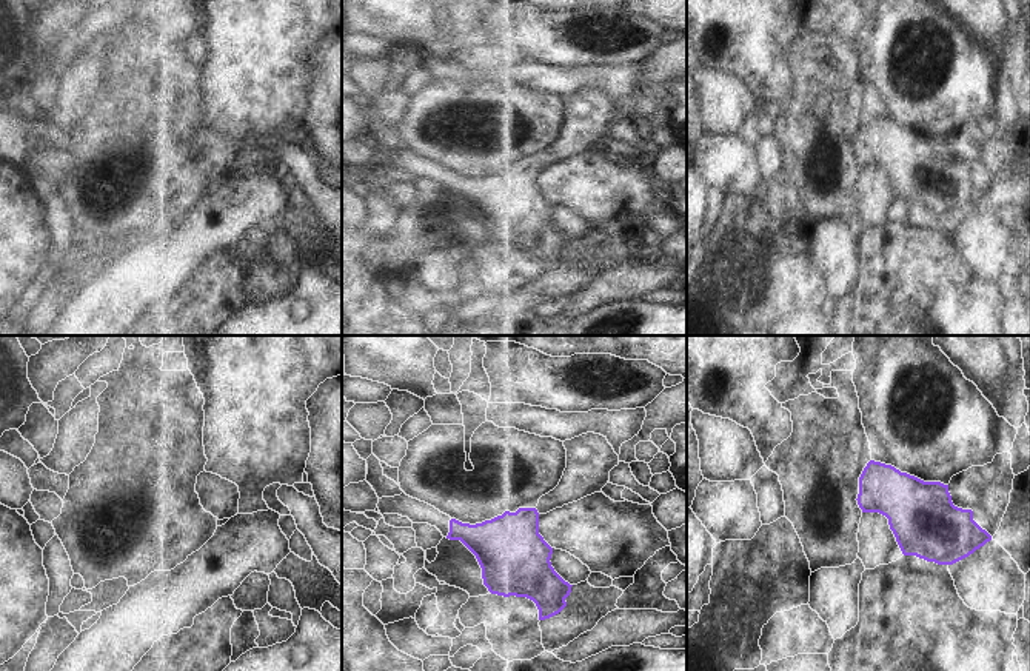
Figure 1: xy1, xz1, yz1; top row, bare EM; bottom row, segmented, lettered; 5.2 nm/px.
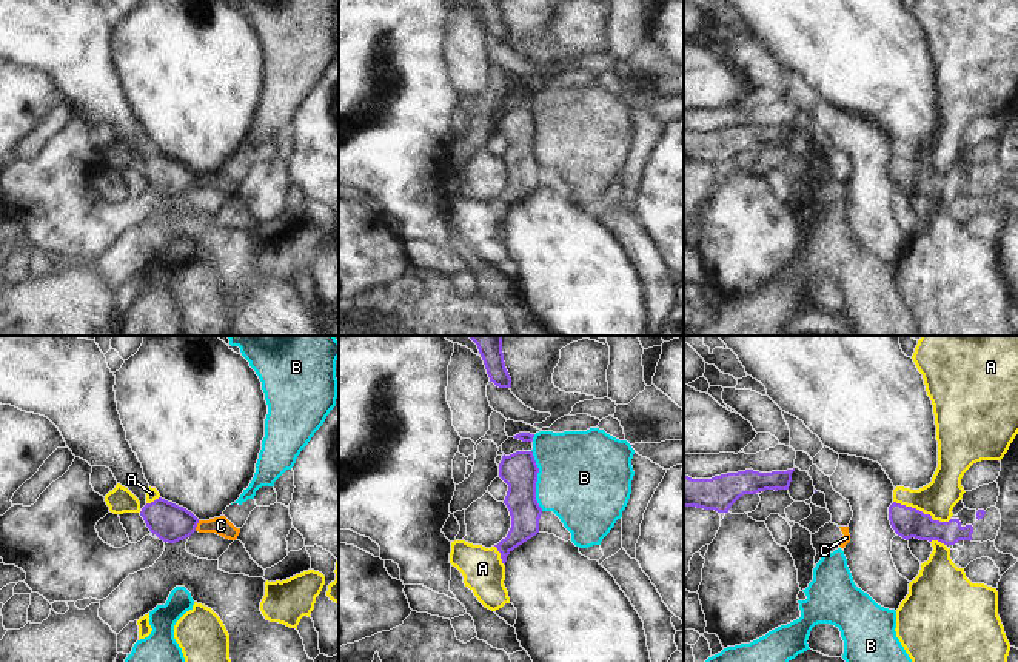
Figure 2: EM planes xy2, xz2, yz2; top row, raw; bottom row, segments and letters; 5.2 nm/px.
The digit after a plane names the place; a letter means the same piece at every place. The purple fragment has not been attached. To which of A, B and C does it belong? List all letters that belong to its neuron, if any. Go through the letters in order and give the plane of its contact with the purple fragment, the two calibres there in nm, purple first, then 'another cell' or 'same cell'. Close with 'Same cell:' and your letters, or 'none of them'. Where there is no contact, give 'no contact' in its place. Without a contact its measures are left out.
A: contact in yz2; calibres 160 and 180 nm; another cell
B: contact in xz2; calibres 190 and 480 nm; another cell
C: contact in xy2; calibres 200 and 100 nm; another cell
Same cell: none of them

